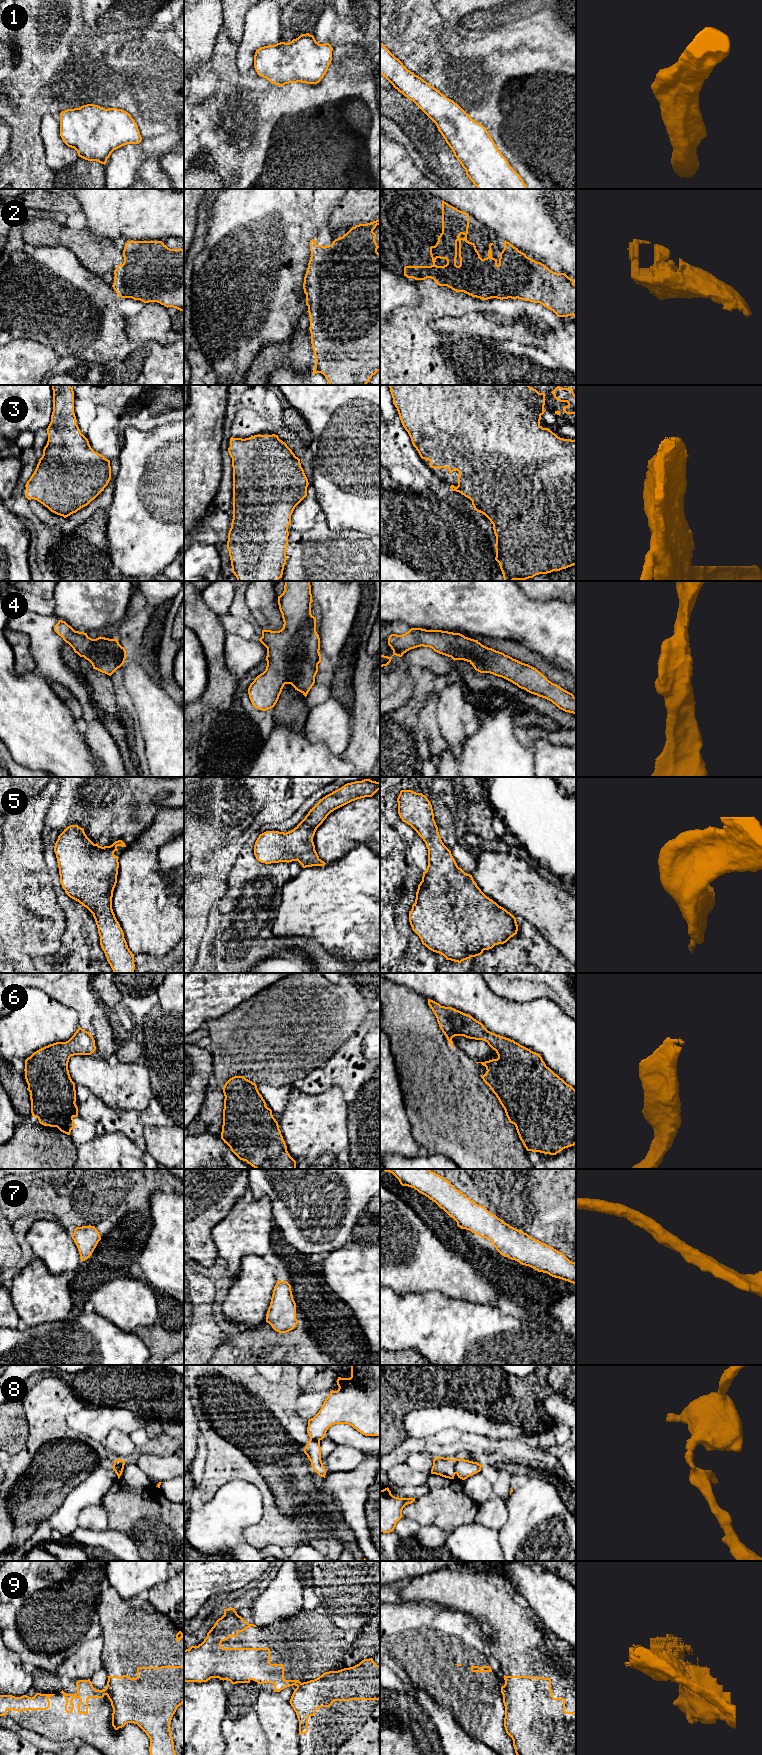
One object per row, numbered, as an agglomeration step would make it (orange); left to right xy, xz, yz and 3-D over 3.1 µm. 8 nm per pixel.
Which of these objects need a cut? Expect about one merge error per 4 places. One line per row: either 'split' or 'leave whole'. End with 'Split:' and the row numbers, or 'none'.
1: leave whole
2: leave whole
3: leave whole
4: leave whole
5: leave whole
6: leave whole
7: leave whole
8: split
9: split
Split: 8, 9

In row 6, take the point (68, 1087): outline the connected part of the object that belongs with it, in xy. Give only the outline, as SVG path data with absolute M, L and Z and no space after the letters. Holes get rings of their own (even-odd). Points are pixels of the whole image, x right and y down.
M78 1028L66 1042L56 1042L45 1046L25 1060L25 1079L30 1092L31 1113L44 1126L57 1127L70 1135L75 1128L74 1117L78 1116L75 1083L72 1081L68 1062L74 1055L91 1055L96 1050L95 1040L89 1032Z

